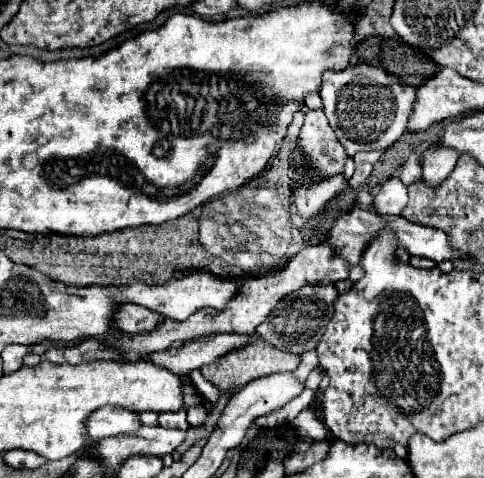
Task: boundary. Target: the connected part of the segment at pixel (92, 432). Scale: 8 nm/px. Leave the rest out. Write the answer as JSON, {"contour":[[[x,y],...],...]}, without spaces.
{"contour":[[[103,406],[95,410],[87,420],[87,434],[93,442],[107,438],[107,436],[119,436],[119,434],[131,434],[137,432],[141,426],[139,414],[123,408]]]}

